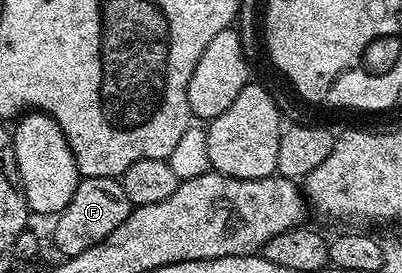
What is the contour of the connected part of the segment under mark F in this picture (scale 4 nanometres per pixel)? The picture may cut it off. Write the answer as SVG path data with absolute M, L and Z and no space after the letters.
M82 177L75 187L75 195L71 195L71 203L67 203L54 220L57 222L53 225L53 241L61 252L60 256L74 257L87 251L87 247L95 247L95 243L107 239L107 235L111 235L111 231L115 231L115 227L119 227L134 208L118 178Z

